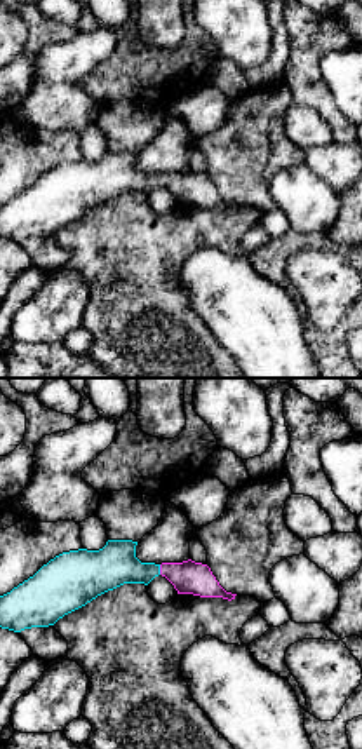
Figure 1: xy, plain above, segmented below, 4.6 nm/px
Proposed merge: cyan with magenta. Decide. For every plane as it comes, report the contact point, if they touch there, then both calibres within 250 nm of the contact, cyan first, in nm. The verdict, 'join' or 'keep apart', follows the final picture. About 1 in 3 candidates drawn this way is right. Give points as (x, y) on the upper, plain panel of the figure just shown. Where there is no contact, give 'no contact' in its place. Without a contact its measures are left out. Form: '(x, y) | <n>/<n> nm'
(159, 180) | 200/160 nm

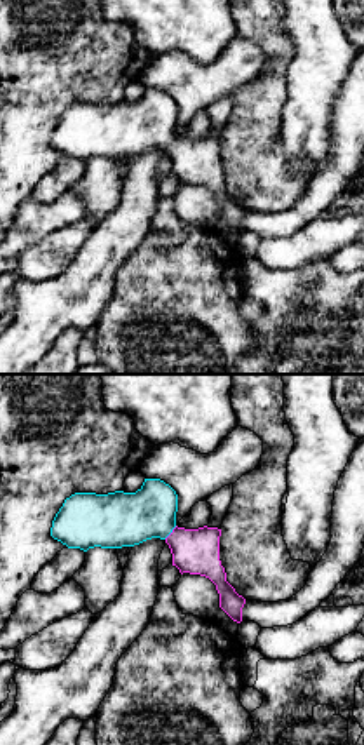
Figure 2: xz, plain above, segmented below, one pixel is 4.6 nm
(169, 143) | 260/200 nm

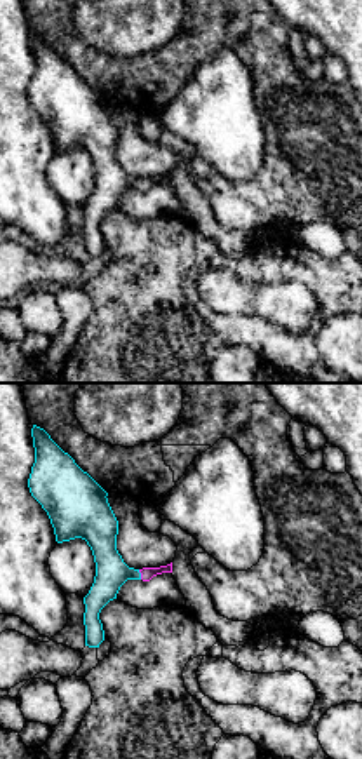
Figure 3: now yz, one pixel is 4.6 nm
(140, 185) | 150/60 nm

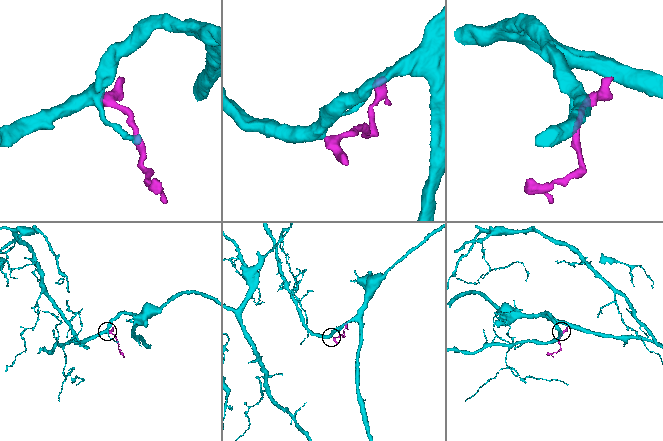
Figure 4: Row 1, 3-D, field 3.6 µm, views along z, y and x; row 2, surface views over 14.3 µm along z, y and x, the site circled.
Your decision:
join

